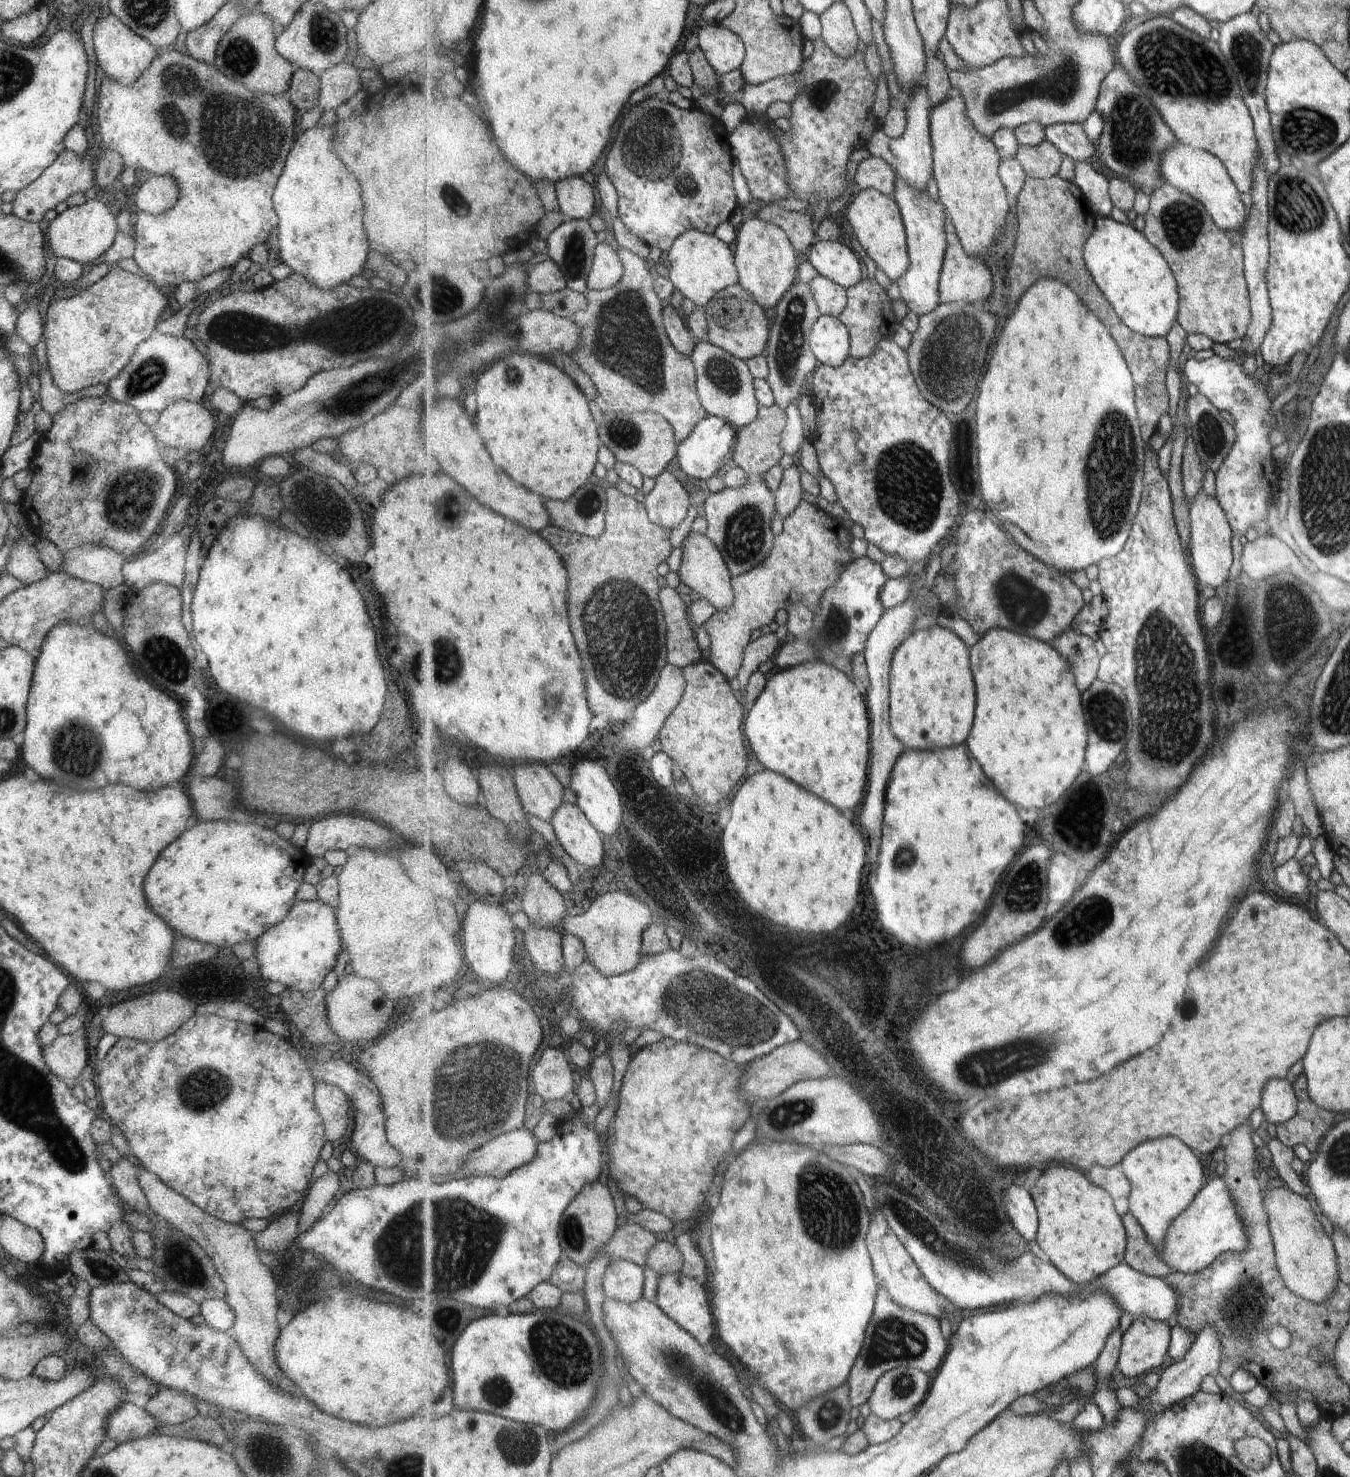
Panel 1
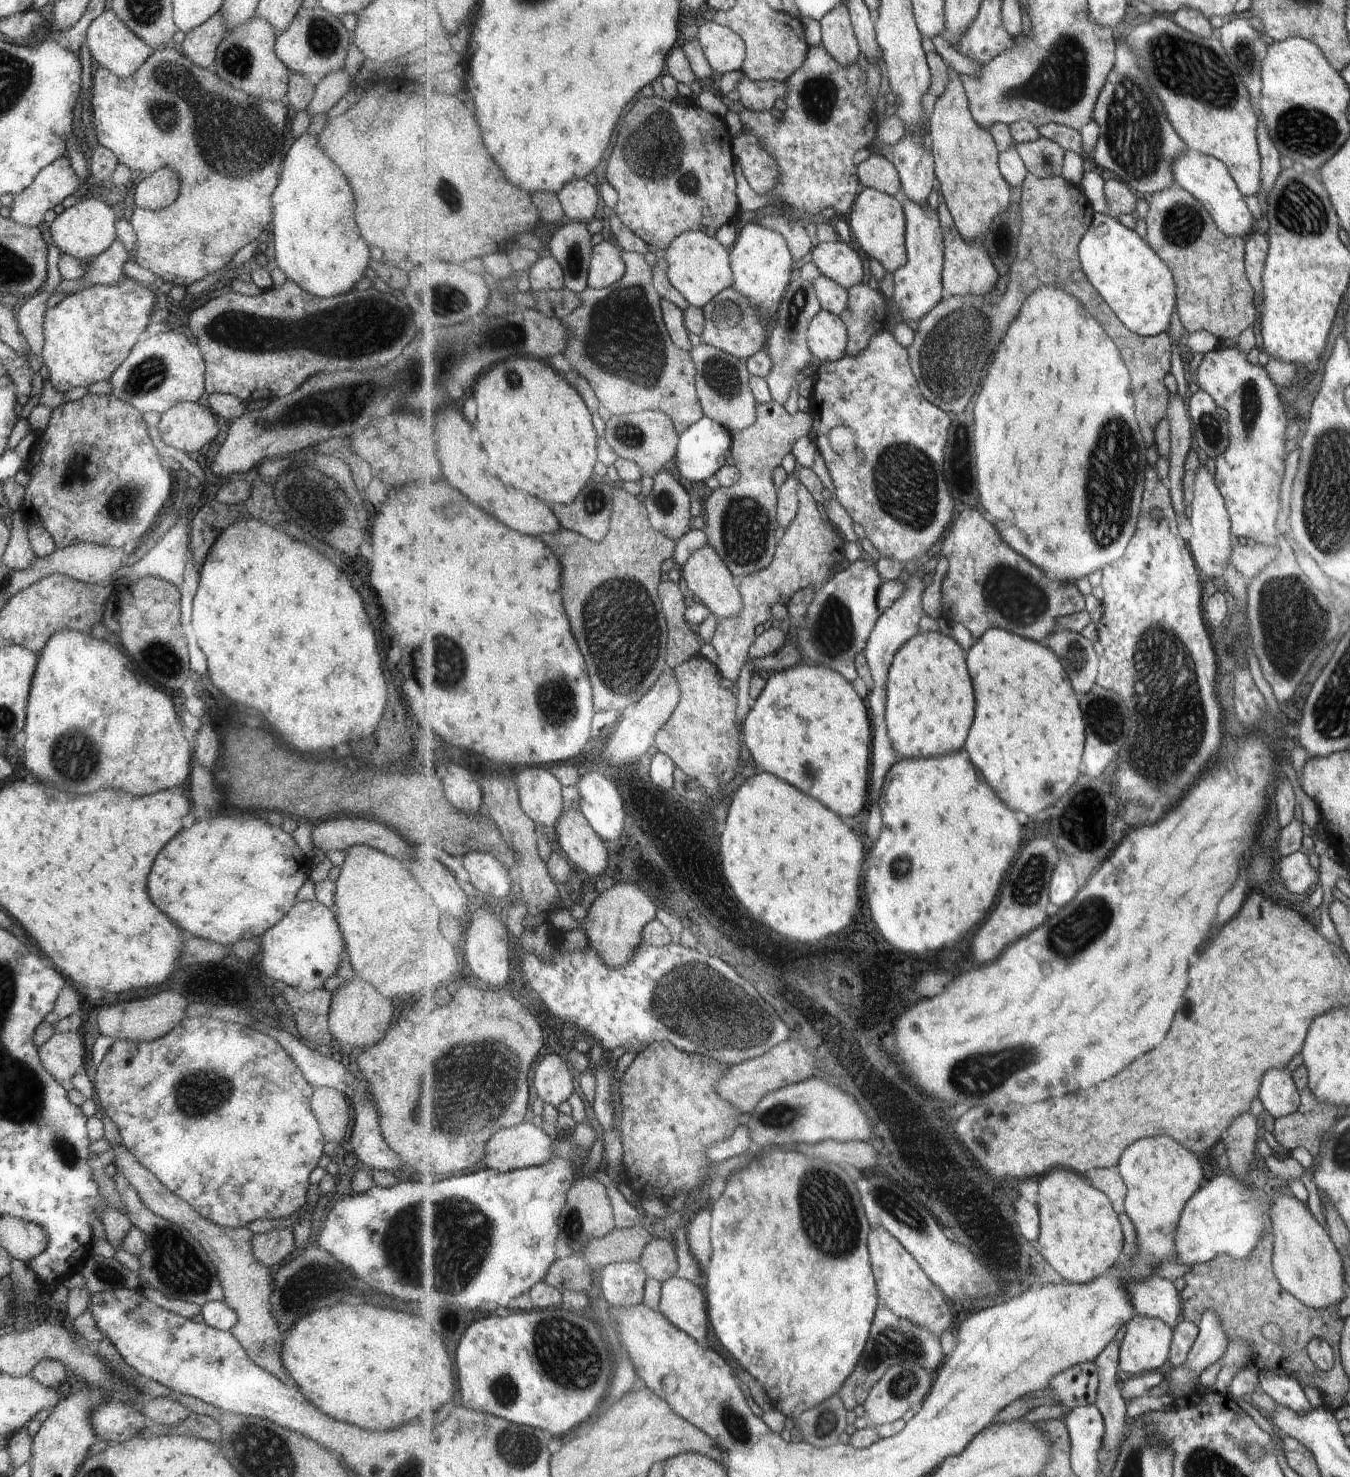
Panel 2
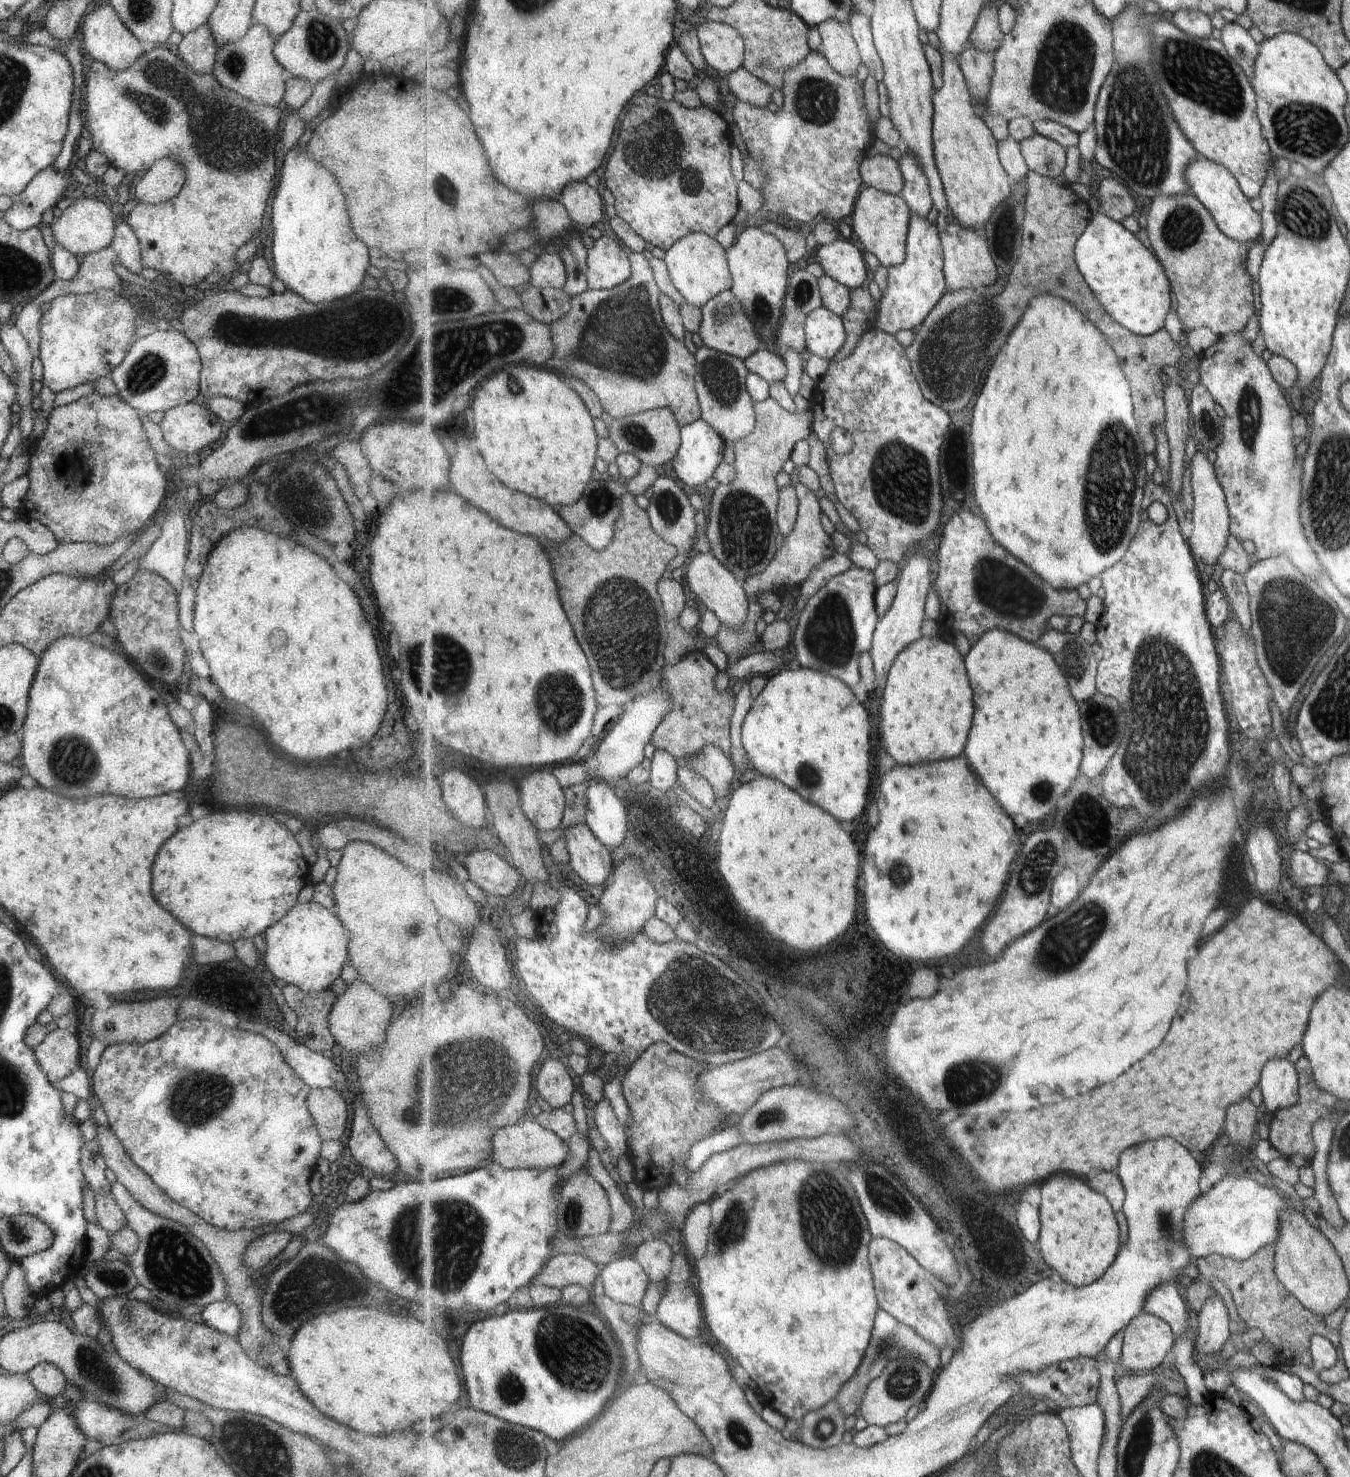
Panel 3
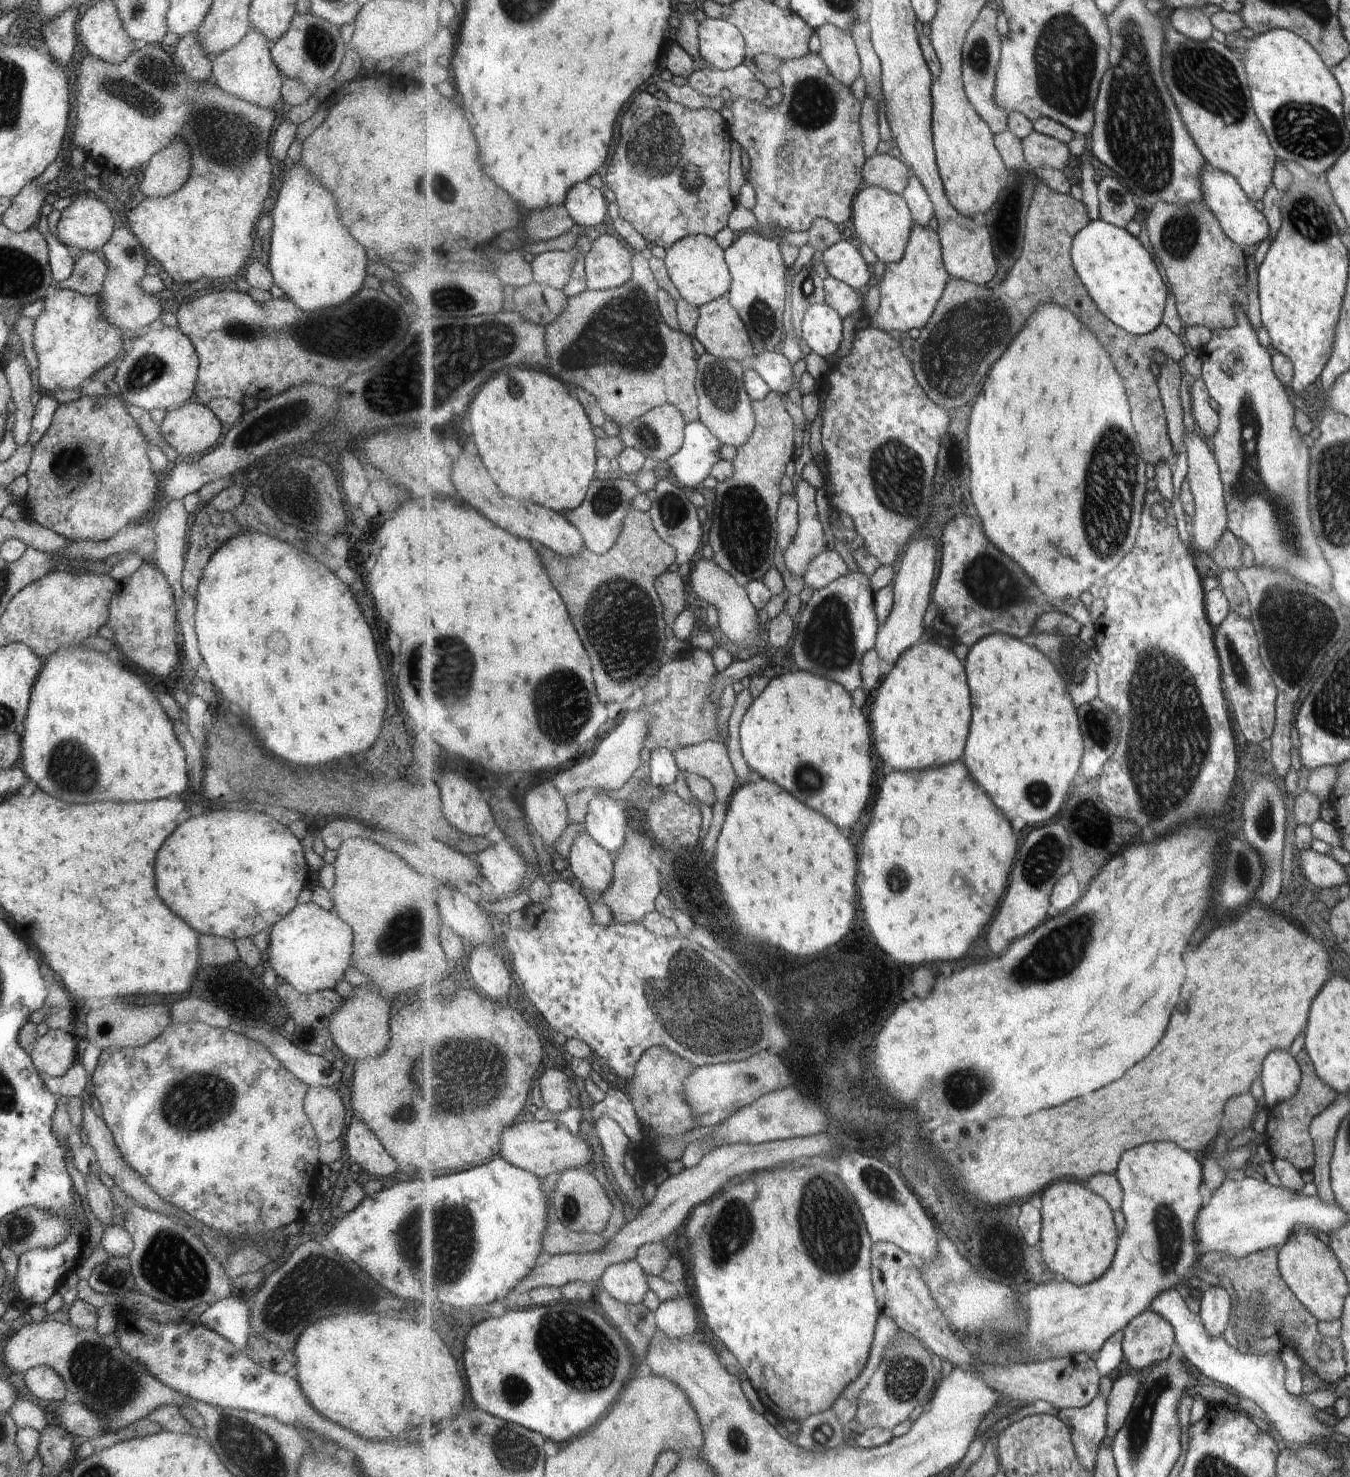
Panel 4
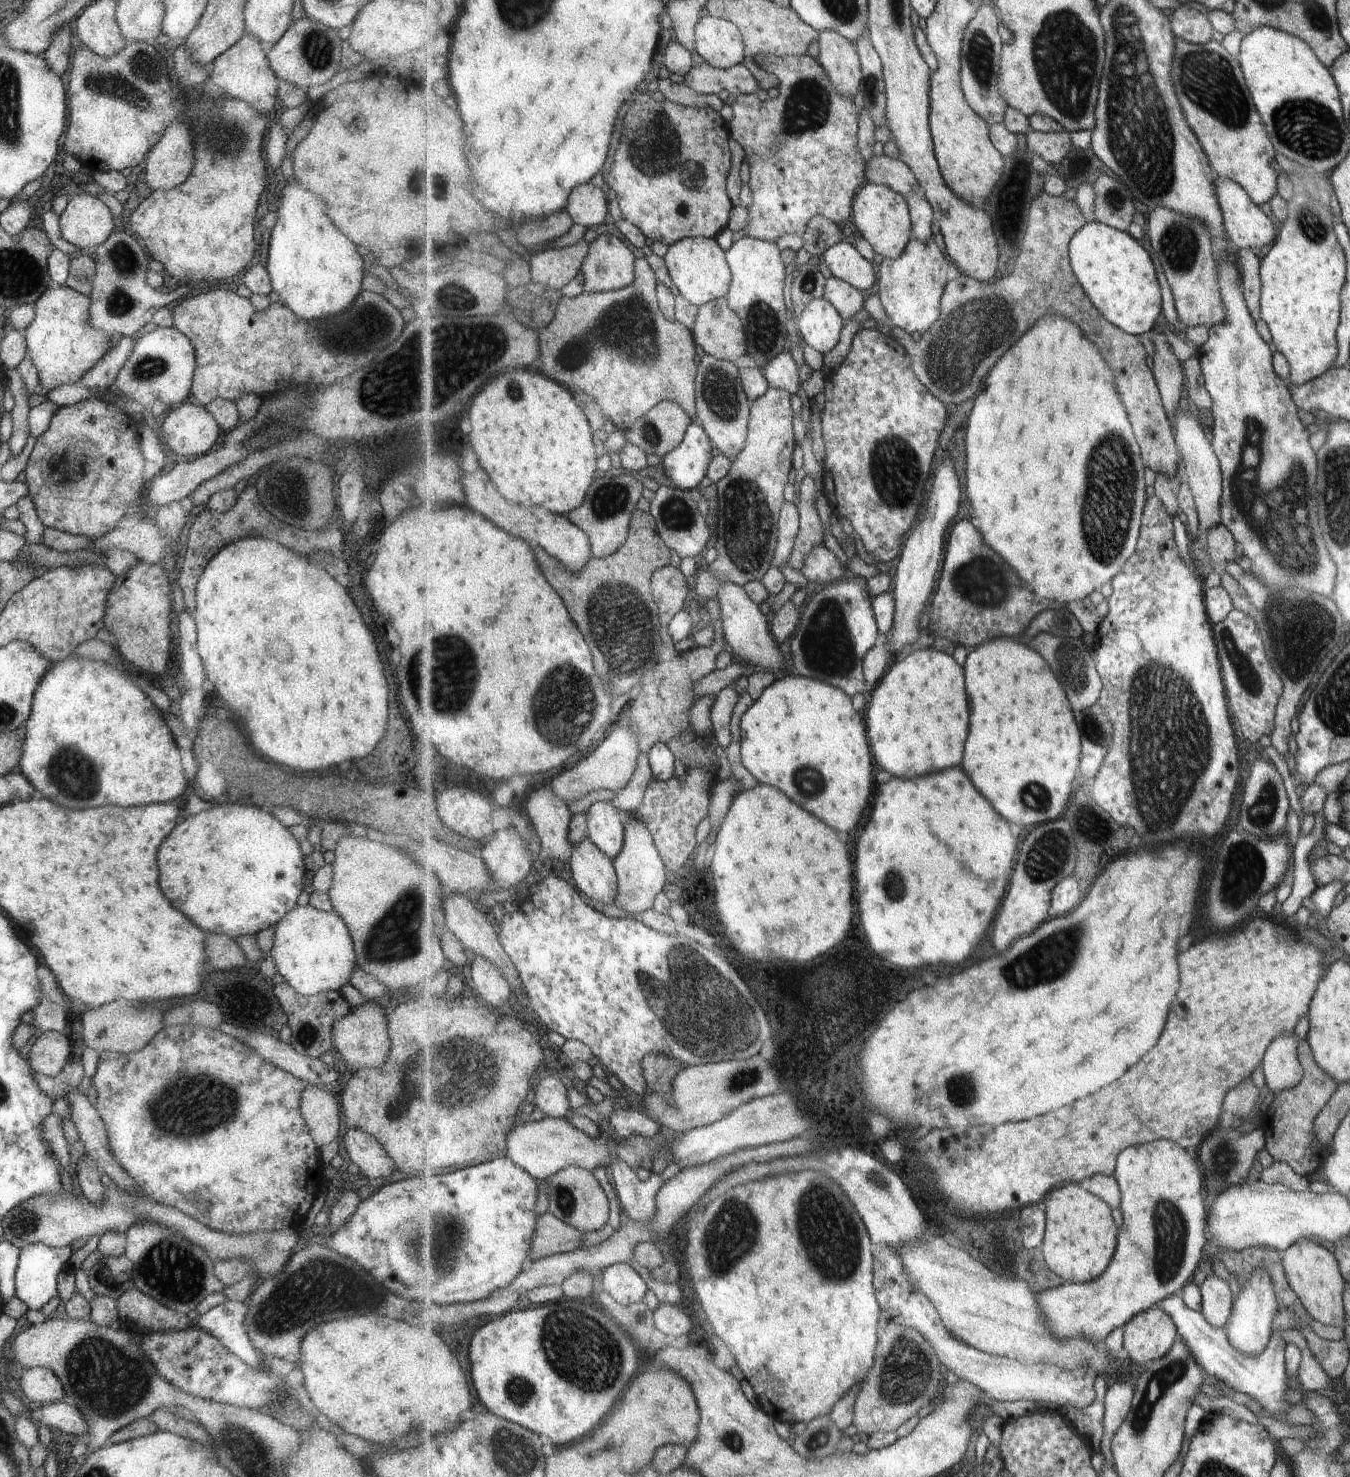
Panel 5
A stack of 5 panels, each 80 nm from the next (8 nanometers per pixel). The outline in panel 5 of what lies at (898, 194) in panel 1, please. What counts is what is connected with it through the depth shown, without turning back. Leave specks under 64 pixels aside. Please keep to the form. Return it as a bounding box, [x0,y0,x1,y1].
[878,237,953,334]

